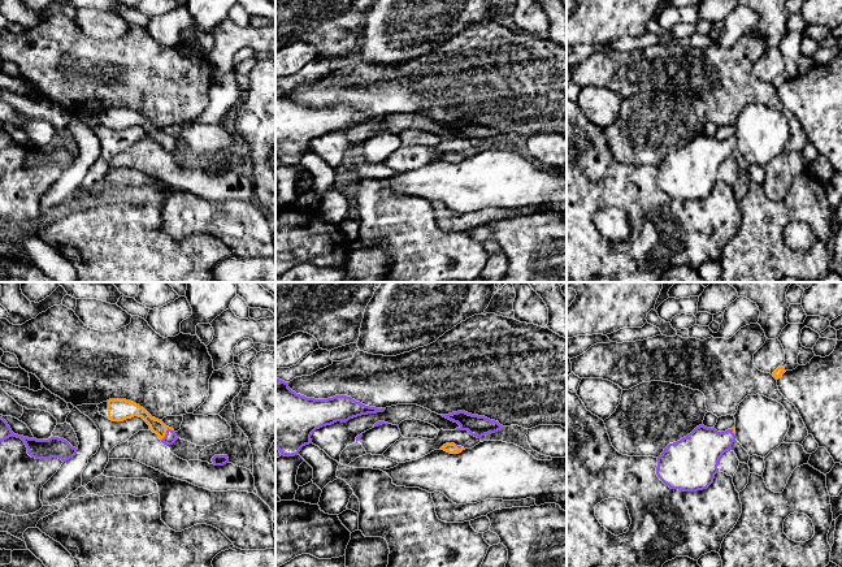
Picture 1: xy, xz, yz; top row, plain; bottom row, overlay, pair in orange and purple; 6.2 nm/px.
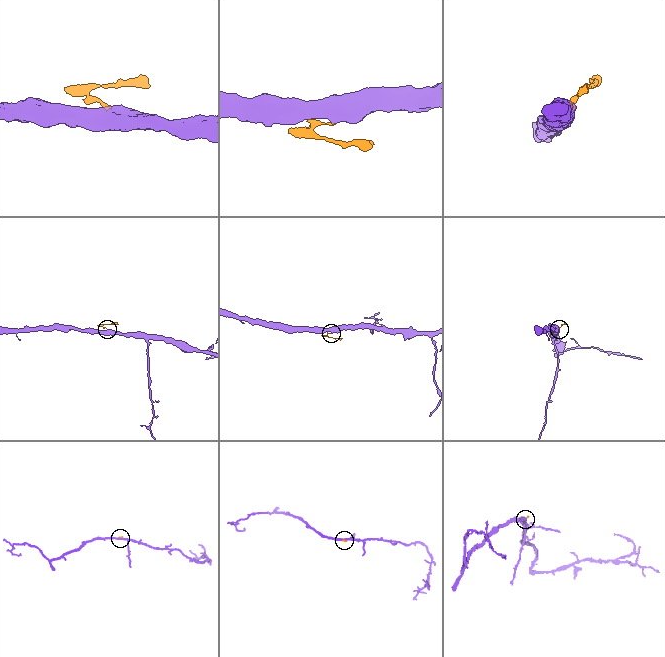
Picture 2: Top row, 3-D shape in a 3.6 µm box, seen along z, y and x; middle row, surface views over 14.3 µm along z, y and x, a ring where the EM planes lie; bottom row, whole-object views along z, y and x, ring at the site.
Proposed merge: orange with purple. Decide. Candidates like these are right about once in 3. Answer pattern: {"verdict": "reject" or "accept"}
{"verdict": "accept"}

